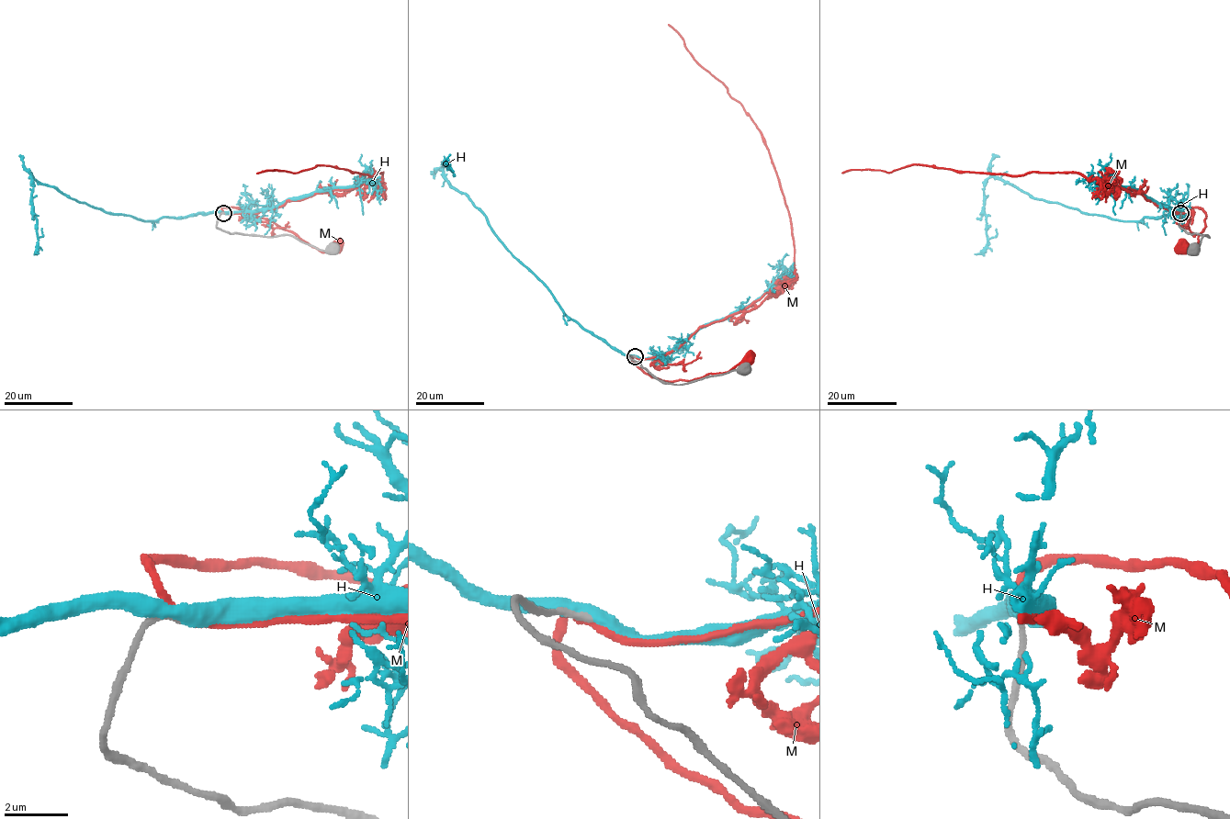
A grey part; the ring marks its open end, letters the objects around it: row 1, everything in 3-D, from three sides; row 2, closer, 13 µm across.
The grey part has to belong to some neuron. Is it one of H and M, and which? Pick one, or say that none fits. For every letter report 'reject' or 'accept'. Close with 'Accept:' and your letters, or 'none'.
H: accept
M: reject
Accept: H

